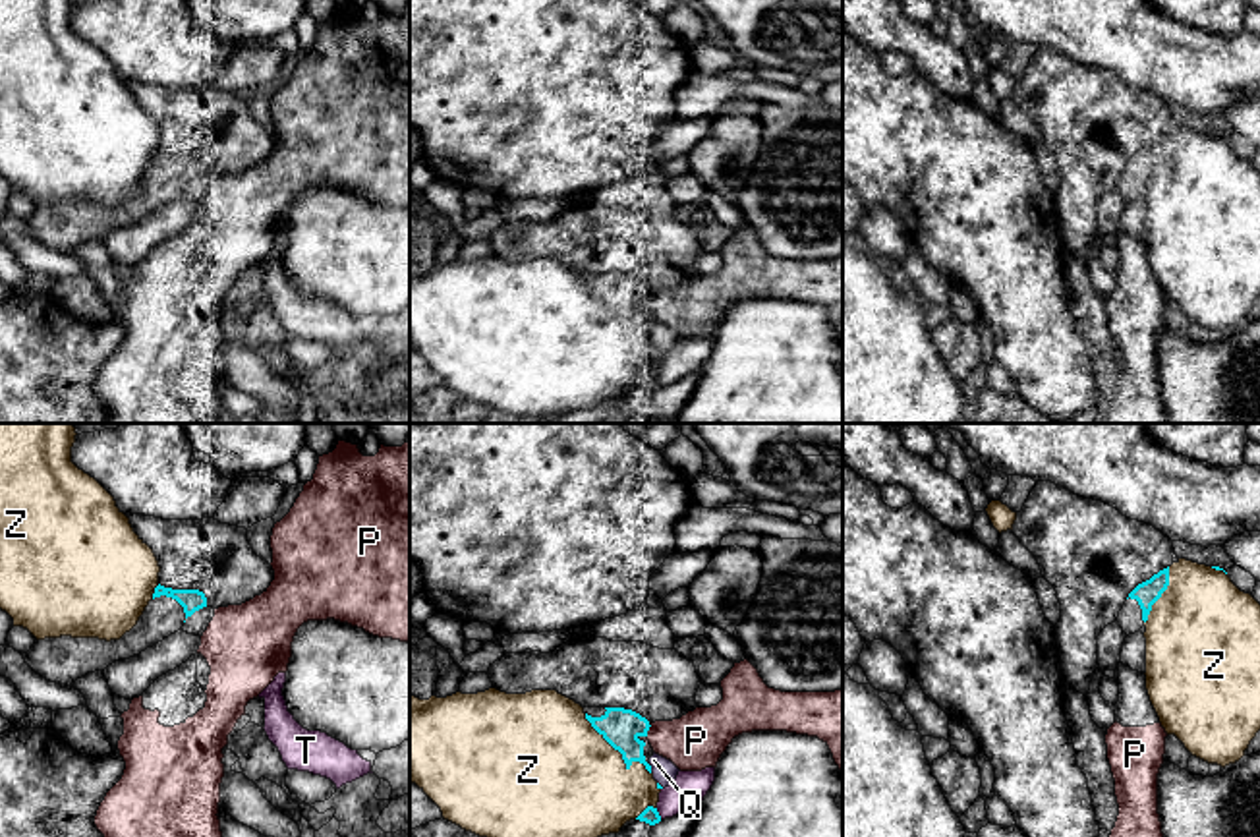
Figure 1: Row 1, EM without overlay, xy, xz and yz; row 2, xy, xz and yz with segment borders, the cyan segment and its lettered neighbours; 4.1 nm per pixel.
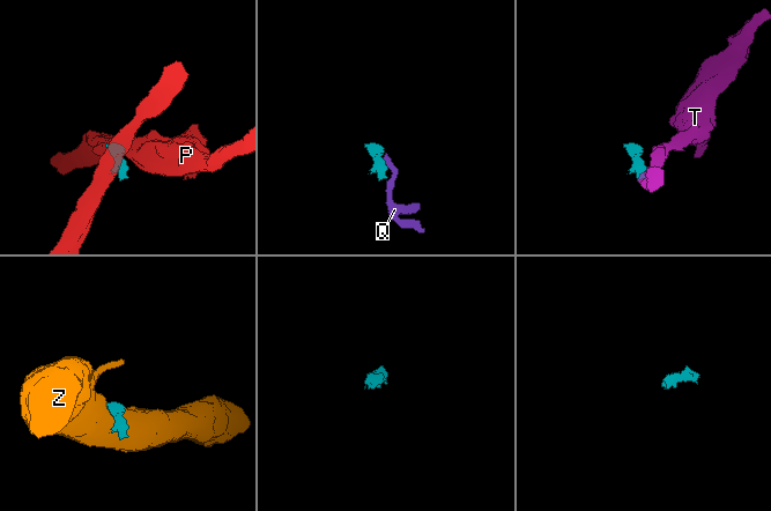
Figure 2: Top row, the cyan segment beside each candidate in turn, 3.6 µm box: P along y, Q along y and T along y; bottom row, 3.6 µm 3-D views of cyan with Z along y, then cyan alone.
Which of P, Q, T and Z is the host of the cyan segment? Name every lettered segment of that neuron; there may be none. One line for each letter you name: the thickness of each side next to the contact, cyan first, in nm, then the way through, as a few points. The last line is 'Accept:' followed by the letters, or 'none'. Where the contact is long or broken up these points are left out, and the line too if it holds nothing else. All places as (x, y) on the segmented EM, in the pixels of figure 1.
Accept: none

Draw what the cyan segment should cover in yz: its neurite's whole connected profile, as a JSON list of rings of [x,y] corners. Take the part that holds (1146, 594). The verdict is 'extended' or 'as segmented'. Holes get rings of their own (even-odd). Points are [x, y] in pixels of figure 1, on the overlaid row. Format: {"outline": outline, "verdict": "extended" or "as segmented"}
{"outline": [[[1169,566],[1154,574],[1150,580],[1138,584],[1129,593],[1129,599],[1125,601],[1117,617],[1117,622],[1127,636],[1140,632],[1140,628],[1148,621],[1152,605],[1161,597],[1167,586],[1169,586]]], "verdict": "extended"}

